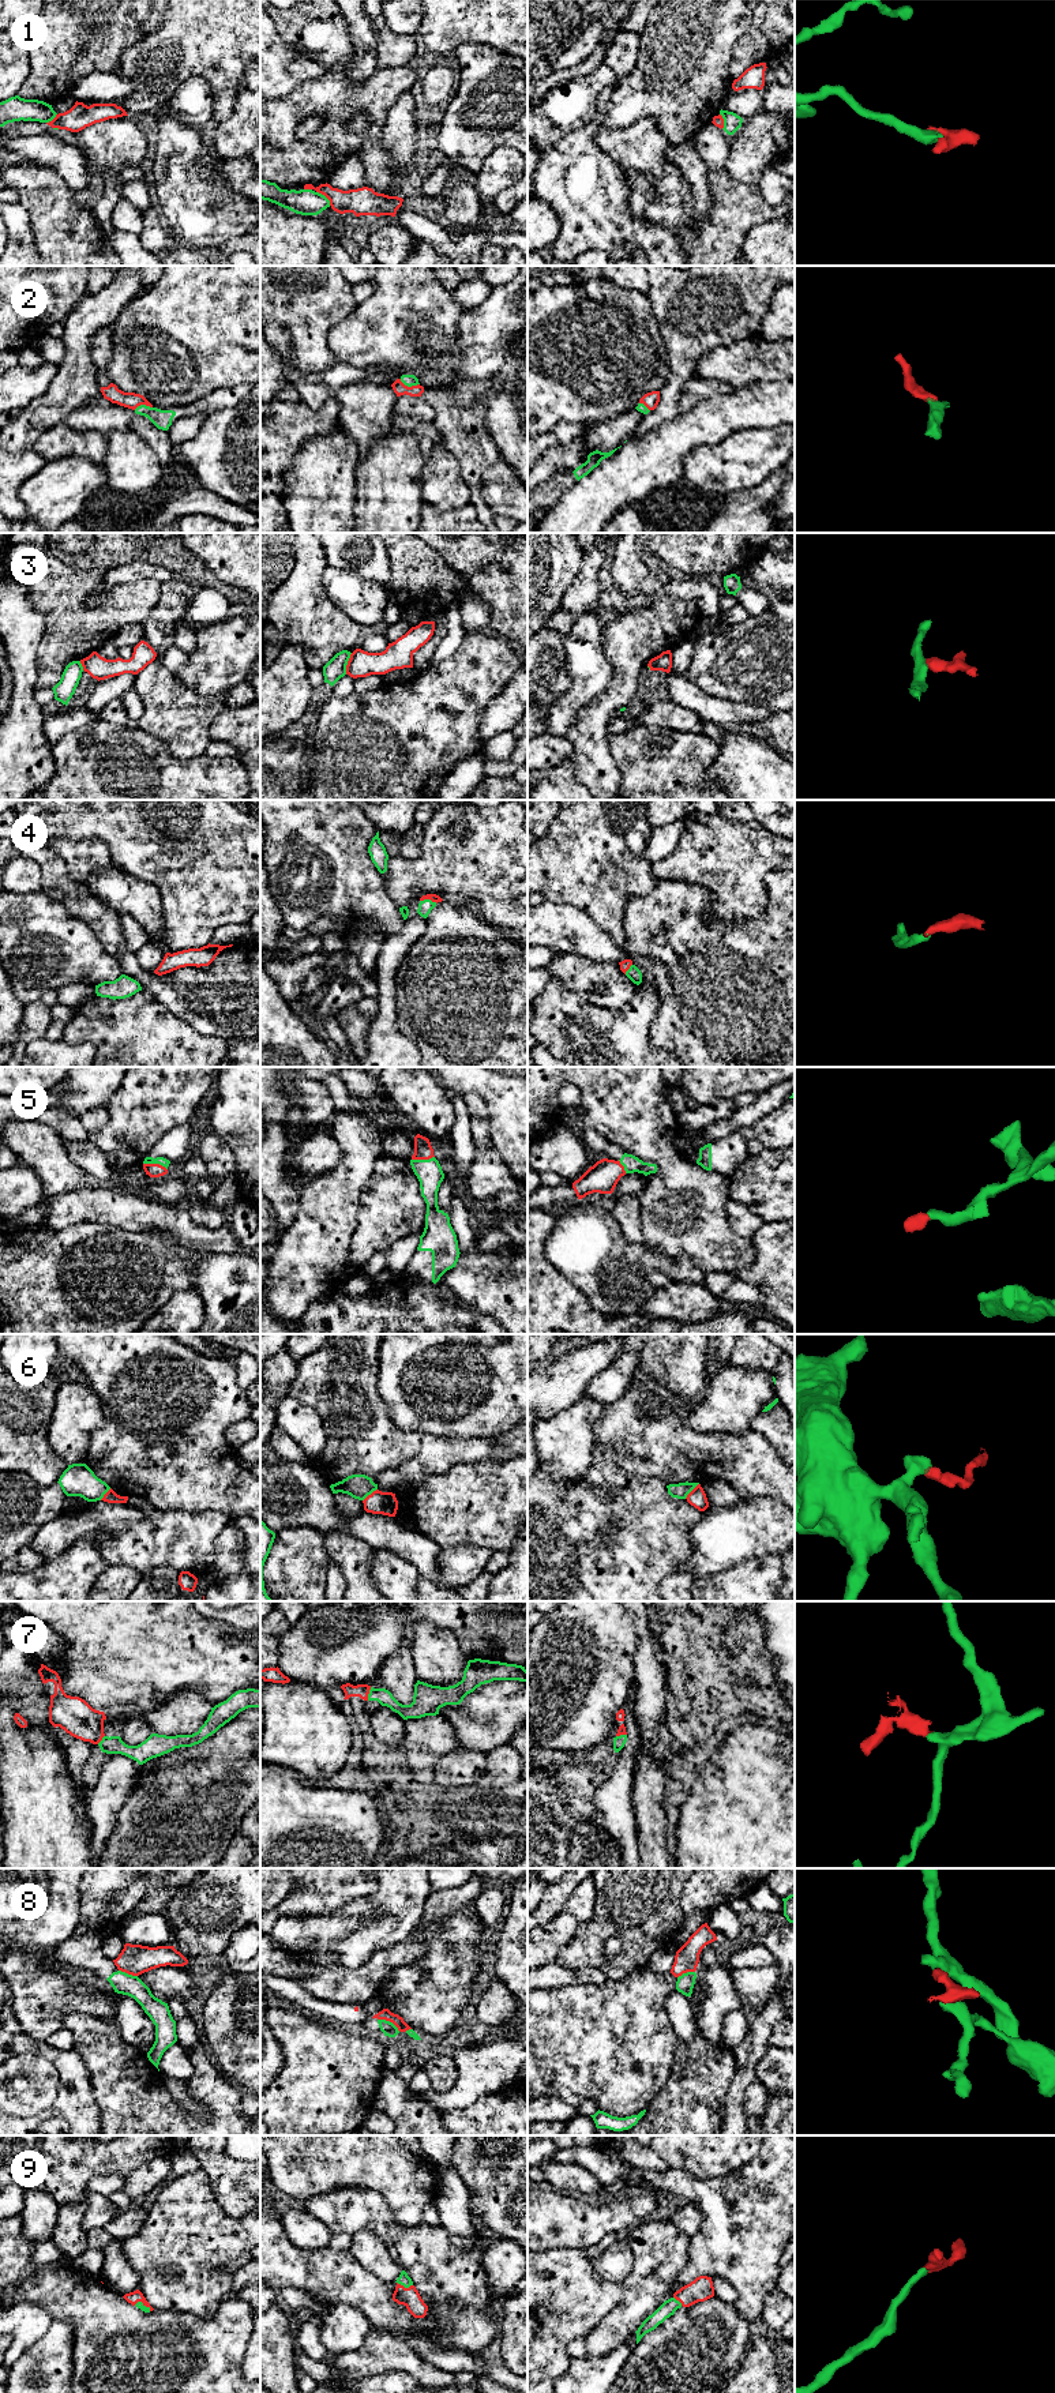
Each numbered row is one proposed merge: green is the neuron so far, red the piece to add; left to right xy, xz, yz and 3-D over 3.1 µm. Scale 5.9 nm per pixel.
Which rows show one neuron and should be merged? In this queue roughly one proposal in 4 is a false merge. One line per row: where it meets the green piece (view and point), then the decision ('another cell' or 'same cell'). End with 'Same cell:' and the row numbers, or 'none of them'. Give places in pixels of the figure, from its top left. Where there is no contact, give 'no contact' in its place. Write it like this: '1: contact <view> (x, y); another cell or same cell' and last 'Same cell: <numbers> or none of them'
1: contact xz (325, 196); another cell
2: contact xz (409, 386); same cell
3: contact xz (346, 664); another cell
4: contact xz (428, 900); same cell
5: contact xy (156, 1163); same cell
6: contact yz (691, 1490); another cell
7: contact xz (368, 1694); same cell
8: contact xz (389, 2021); another cell
9: contact xz (405, 2287); same cell
Same cell: 2, 4, 5, 7, 9

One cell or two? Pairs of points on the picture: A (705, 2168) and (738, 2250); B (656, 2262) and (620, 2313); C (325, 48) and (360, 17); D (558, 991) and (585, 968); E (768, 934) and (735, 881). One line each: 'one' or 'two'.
A: two
B: one
C: two
D: two
E: two

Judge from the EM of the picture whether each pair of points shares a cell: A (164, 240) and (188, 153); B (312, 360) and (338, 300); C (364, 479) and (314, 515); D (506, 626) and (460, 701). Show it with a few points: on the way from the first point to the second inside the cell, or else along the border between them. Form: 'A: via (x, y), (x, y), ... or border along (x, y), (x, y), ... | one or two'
A: border along (175, 236), (186, 244), (203, 251) | two
B: via (312, 345), (312, 326), (323, 315) | one
C: border along (359, 461), (355, 469), (355, 518) | two
D: border along (485, 630), (506, 641) | two

